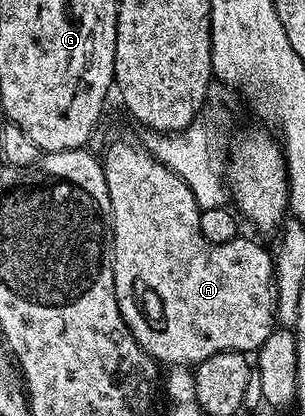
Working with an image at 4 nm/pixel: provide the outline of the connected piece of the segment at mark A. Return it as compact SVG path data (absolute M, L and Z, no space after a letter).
M117 138L103 153L105 179L107 180L107 196L111 196L111 216L113 217L113 279L115 280L115 300L119 304L119 312L127 324L127 328L135 336L135 340L146 352L152 356L153 361L164 364L166 367L196 367L197 363L207 360L207 356L215 356L215 352L224 350L239 350L242 352L255 352L271 336L275 329L275 258L257 242L249 238L238 236L232 238L227 244L211 244L201 234L199 220L200 208L197 206L195 196L187 184L171 168L164 166L159 159L146 150L140 141L132 142L129 138Z

